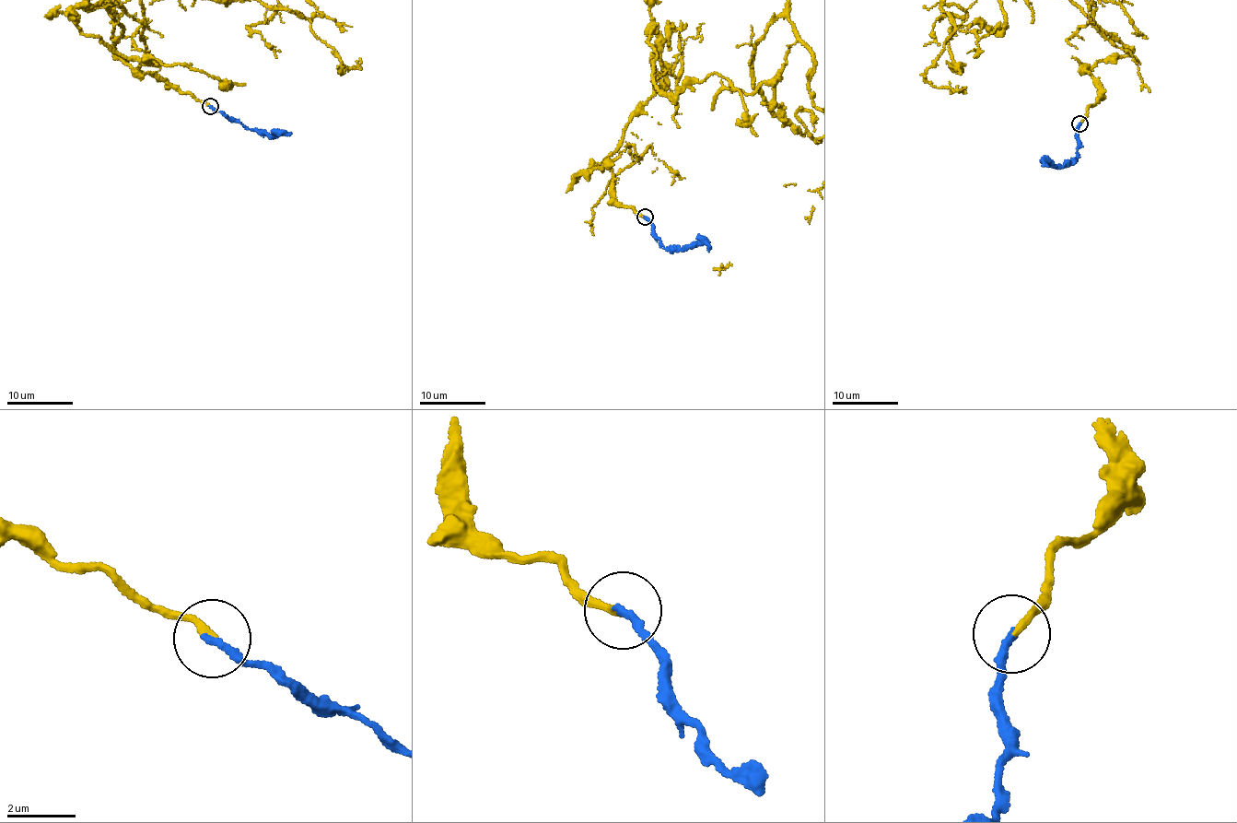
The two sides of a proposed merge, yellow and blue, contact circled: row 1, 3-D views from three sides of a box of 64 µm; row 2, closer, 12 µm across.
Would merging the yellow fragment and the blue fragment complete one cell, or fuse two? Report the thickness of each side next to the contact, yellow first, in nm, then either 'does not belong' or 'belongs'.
200 nm thick on the yellow side, 240 nm on the other; belongs

